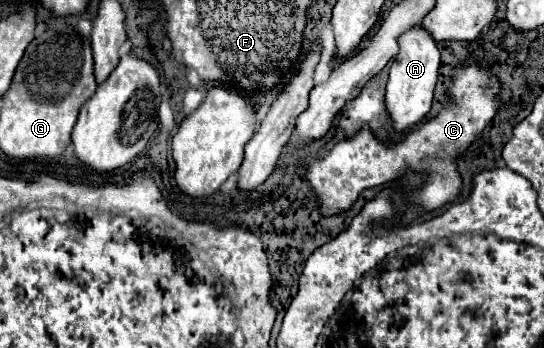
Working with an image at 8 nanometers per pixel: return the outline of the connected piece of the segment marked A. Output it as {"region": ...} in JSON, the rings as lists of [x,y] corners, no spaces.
{"region":[[[414,25],[406,33],[402,33],[398,37],[398,45],[400,45],[400,51],[388,71],[390,77],[388,77],[388,87],[386,87],[386,107],[394,121],[394,129],[404,131],[420,123],[424,115],[430,111],[432,93],[438,81],[440,51],[432,35],[428,35],[428,31],[420,25]]]}

